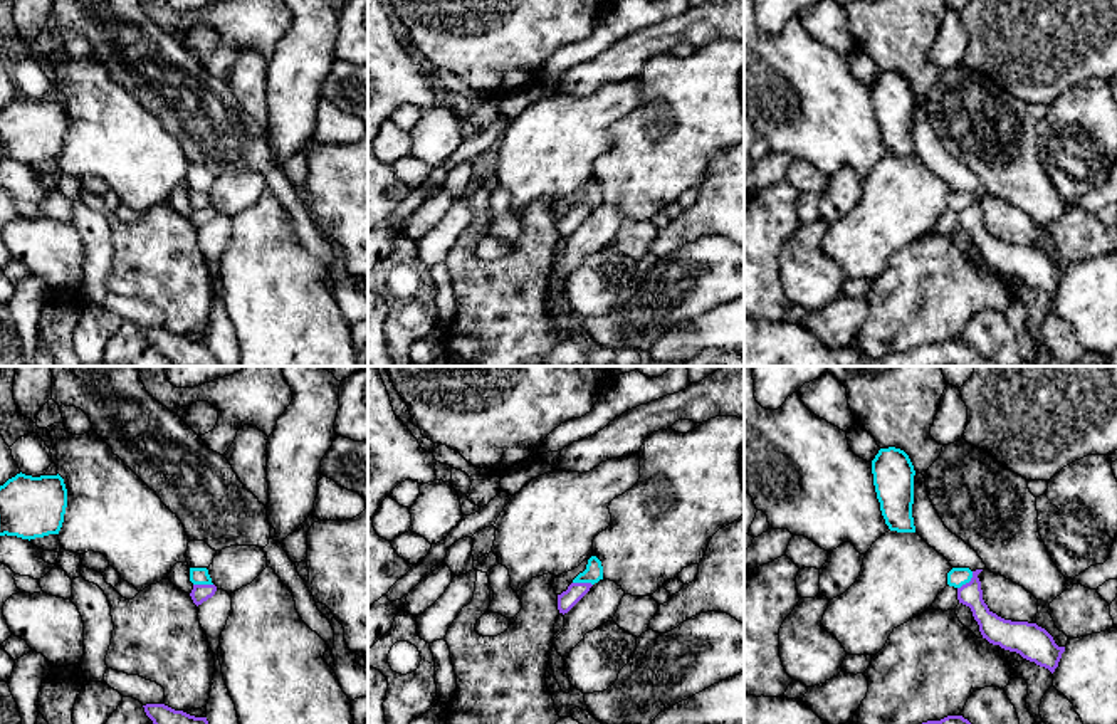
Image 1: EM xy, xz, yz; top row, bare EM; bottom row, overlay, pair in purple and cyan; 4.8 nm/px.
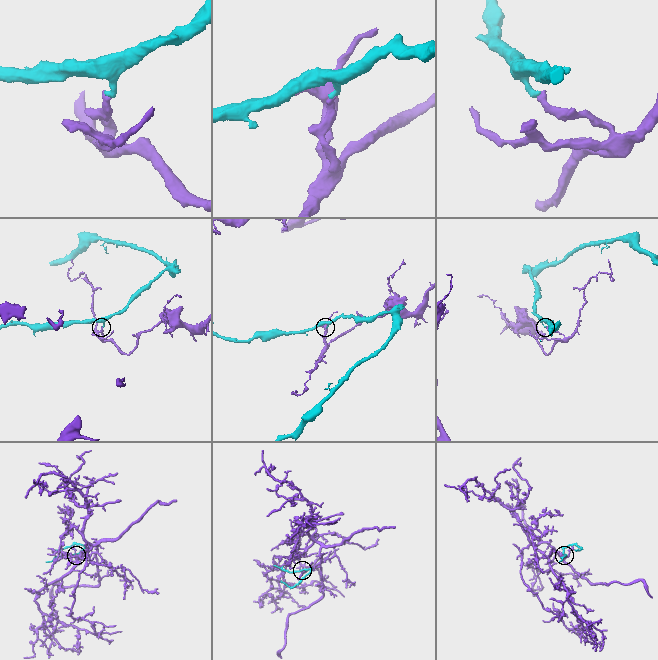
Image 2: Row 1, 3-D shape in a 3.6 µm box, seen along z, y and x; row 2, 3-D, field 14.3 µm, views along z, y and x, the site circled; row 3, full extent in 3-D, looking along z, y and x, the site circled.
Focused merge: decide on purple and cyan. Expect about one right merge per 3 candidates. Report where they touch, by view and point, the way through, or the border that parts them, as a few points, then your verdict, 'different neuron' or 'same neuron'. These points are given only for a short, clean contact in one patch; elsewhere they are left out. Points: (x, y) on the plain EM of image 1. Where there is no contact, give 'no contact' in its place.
contact yz (970, 205); border yz (973, 195), (973, 200), (958, 212); different neuron

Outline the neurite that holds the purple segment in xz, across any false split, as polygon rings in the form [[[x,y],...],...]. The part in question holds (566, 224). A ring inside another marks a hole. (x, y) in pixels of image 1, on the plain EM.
[[[571,207],[566,215],[558,218],[559,237],[568,237],[591,212],[591,207]]]

